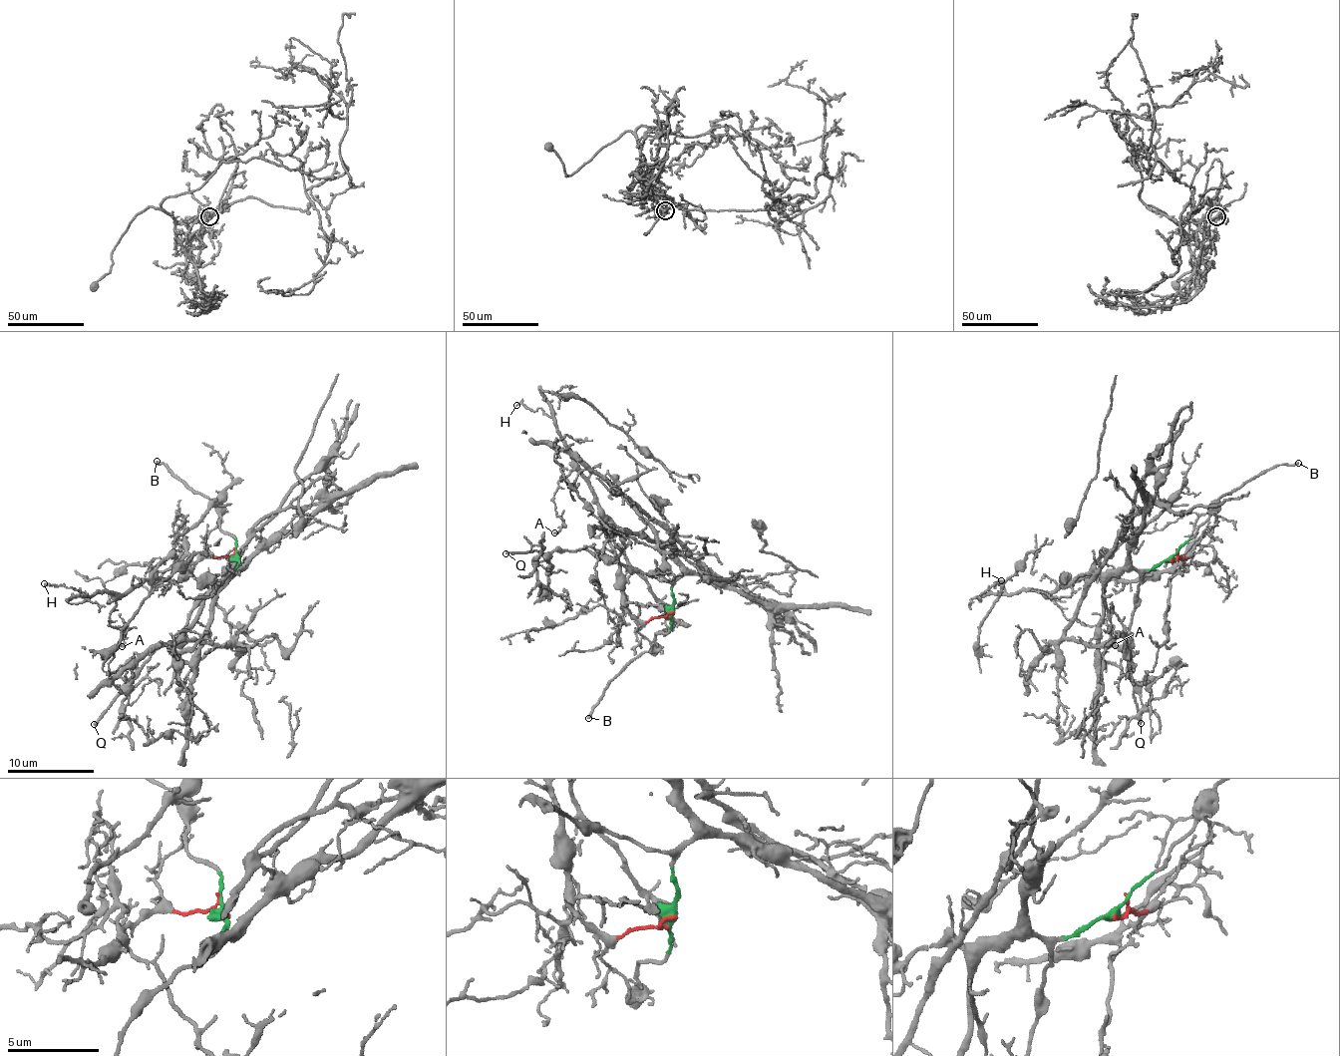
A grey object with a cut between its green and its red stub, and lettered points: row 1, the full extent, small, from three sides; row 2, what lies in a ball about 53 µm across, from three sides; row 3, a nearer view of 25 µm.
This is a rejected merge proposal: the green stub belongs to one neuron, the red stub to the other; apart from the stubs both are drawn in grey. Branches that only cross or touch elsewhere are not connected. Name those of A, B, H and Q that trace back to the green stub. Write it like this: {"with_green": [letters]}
{"with_green": ["B", "Q"]}

